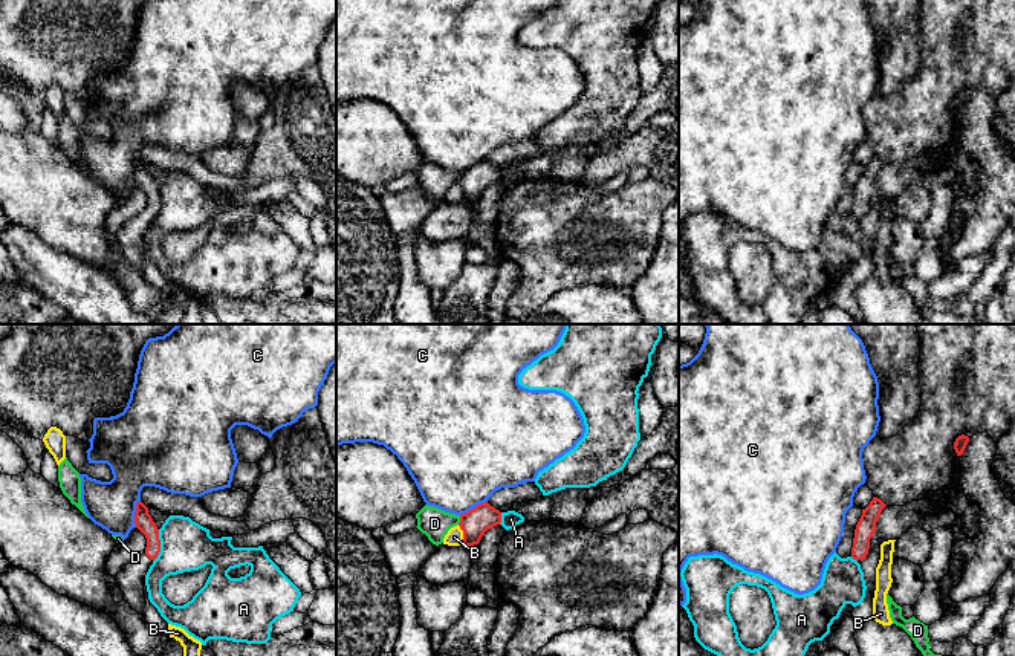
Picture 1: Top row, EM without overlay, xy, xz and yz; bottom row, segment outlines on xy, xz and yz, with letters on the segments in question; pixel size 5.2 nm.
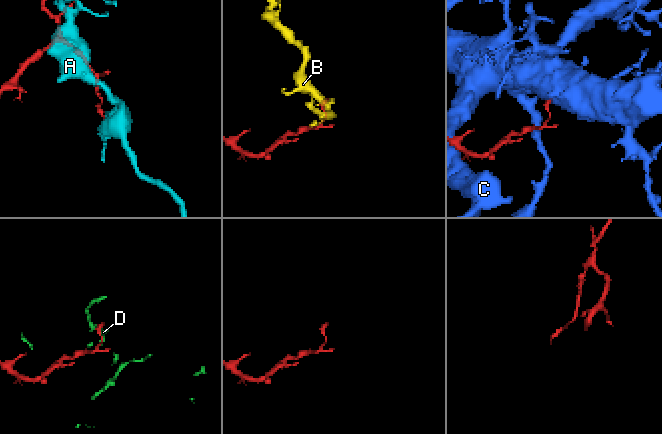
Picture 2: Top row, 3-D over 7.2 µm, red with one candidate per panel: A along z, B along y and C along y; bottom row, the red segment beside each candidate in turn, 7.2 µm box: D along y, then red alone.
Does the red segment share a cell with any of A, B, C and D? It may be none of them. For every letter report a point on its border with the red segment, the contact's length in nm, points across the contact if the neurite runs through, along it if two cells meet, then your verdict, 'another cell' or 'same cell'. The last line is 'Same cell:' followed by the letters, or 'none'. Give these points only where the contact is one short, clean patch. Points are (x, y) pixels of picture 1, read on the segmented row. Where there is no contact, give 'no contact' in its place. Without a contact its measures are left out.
A: contact xy (159, 546); length 180 nm; border xy (159, 529), (159, 554), (153, 561); another cell
B: contact xz (463, 534); length 110 nm; border xz (457, 525), (462, 531), (463, 543); another cell
C: contact xy (135, 514); length 150 nm; another cell
D: contact xz (460, 520); length 50 nm; border xz (460, 516), (457, 523); another cell
Same cell: none

